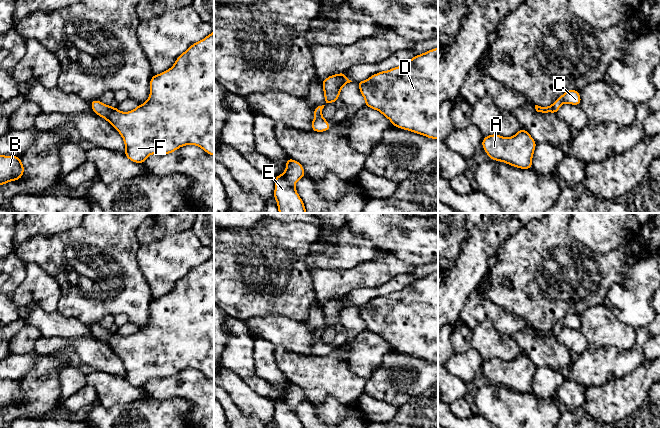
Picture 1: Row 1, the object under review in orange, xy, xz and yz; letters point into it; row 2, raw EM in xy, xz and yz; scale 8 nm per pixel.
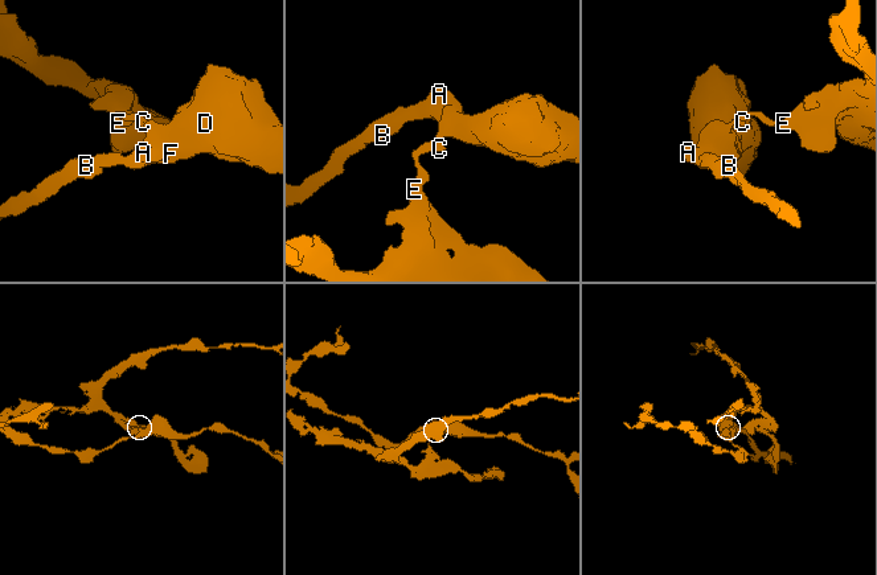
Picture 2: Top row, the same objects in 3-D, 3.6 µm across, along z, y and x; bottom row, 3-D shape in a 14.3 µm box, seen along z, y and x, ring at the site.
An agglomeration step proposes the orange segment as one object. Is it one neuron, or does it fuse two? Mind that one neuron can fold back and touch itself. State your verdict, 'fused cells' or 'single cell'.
fused cells

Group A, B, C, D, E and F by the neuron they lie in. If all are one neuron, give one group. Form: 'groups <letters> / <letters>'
groups A B D F / C E

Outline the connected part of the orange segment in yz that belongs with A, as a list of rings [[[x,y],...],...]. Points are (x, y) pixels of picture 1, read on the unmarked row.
[[[524,352],[509,362],[498,358],[486,360],[483,362],[482,371],[491,384],[501,385],[520,393],[532,392],[536,366]]]

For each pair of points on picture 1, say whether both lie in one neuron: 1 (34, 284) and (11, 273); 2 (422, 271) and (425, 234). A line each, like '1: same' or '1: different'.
1: different
2: different

